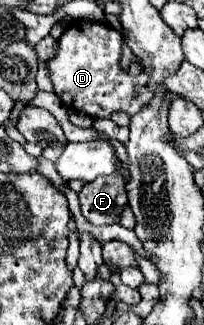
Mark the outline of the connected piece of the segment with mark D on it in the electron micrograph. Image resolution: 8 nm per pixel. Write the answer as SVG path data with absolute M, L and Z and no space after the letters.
M78 22L66 28L58 40L56 56L48 62L50 80L54 84L54 94L66 108L88 114L90 118L110 118L114 112L122 110L126 114L136 114L148 100L152 92L148 89L148 74L128 76L120 70L120 48L122 34L100 22Z

